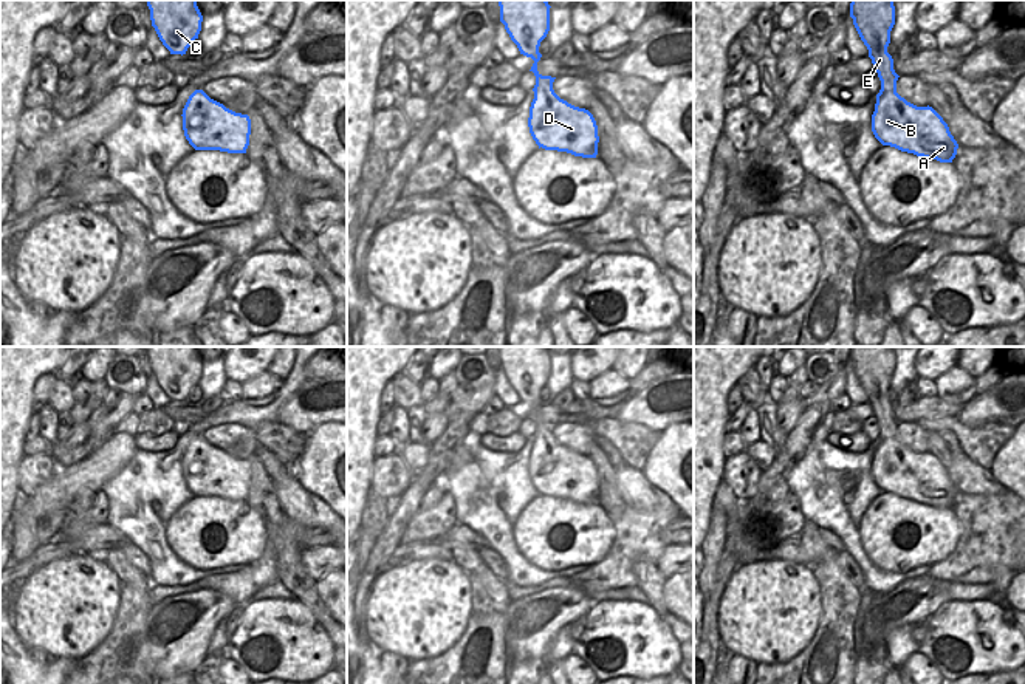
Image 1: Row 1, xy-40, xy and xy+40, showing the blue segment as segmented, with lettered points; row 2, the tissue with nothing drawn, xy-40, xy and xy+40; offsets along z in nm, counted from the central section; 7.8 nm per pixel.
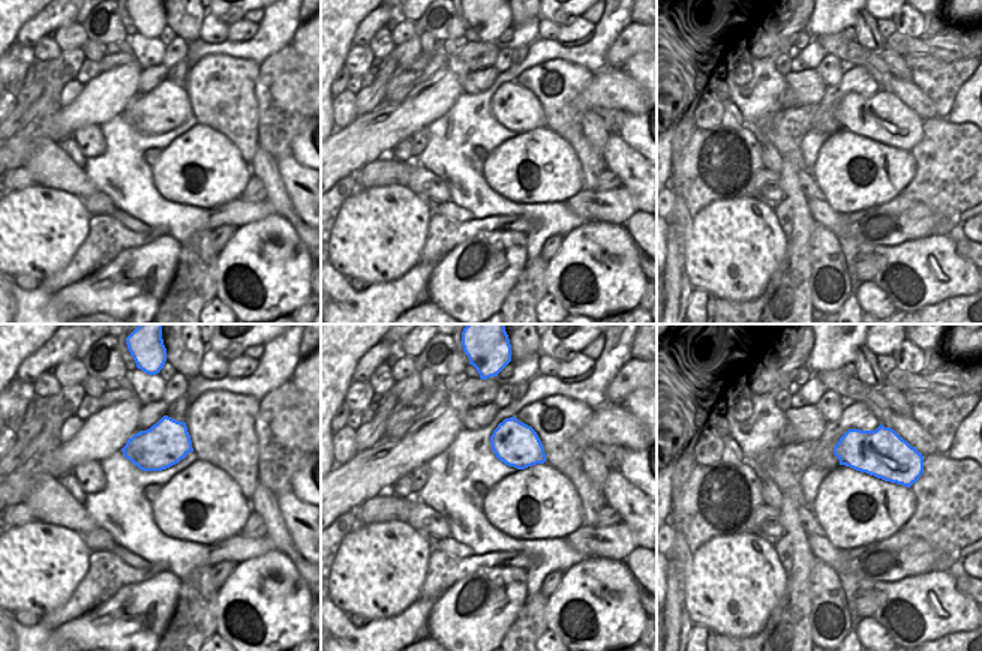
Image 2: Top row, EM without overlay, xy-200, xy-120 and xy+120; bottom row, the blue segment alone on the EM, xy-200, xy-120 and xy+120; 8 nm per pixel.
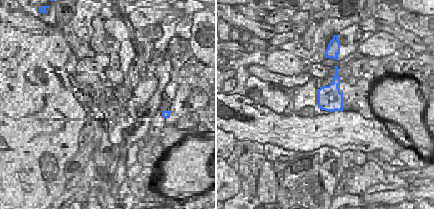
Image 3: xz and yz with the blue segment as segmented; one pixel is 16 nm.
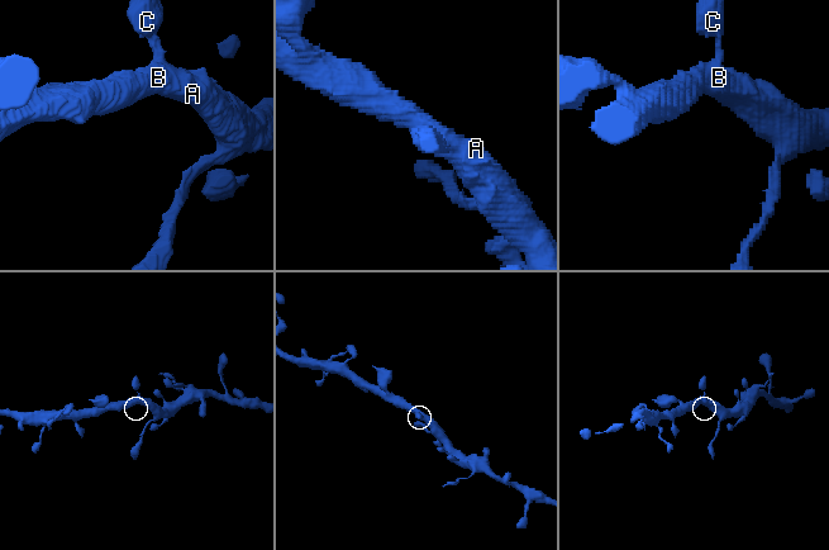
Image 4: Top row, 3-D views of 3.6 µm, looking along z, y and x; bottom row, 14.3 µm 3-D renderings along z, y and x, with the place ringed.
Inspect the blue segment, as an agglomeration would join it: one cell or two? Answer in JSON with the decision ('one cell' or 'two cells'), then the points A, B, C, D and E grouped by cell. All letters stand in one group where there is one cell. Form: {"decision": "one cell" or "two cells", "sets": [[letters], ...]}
{"decision": "one cell", "sets": [["A", "B", "C", "D", "E"]]}

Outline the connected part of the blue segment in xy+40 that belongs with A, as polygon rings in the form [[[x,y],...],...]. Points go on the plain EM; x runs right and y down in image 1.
[[[852,347],[850,364],[881,427],[872,478],[883,492],[940,509],[952,509],[958,491],[932,453],[917,453],[896,439],[898,421],[887,399],[895,371],[893,347]]]

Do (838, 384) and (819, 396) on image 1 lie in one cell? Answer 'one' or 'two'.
one

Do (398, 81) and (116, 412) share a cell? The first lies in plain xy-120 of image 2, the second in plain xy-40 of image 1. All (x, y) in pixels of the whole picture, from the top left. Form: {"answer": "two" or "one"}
{"answer": "one"}

